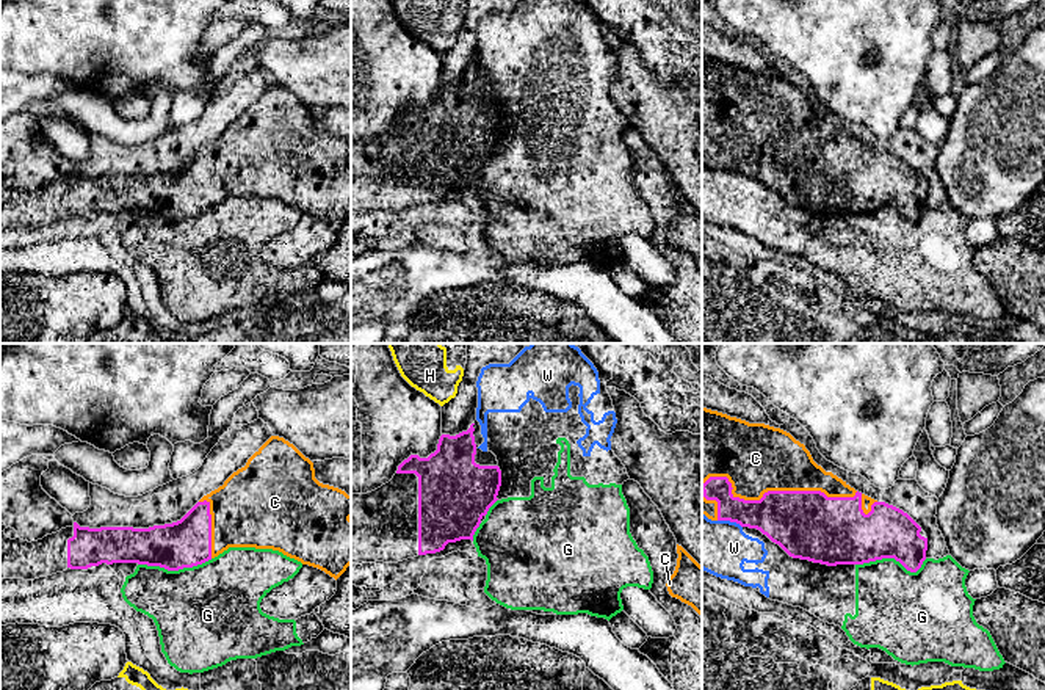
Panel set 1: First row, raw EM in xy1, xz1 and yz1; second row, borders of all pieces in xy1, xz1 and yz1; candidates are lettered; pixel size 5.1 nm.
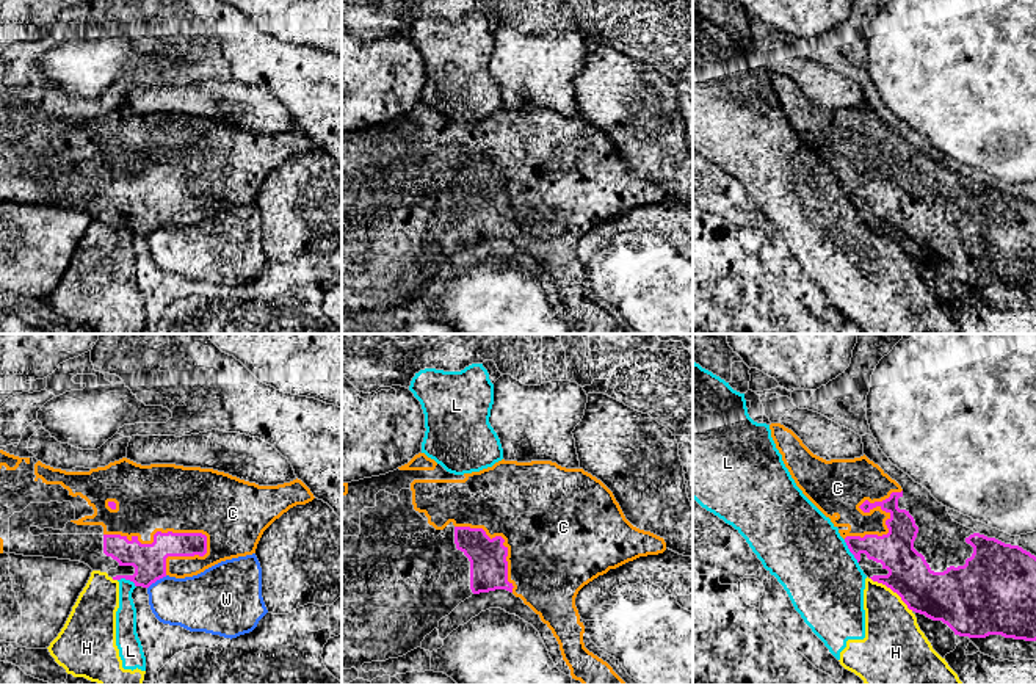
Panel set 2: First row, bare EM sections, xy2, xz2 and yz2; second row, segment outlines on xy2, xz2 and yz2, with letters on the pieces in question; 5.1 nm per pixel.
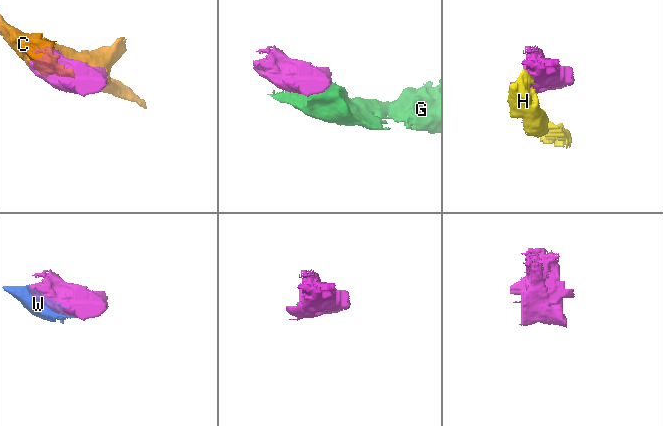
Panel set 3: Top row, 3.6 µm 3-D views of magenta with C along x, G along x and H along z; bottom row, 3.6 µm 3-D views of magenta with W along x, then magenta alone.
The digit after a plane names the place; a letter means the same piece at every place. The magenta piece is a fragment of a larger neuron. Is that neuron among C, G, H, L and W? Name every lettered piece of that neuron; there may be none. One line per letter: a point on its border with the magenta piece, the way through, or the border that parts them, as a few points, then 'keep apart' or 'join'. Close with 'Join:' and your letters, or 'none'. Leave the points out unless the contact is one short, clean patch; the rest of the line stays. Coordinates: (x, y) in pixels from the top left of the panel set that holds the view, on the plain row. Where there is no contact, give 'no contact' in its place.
C: contact xy2 (160, 181); join
G: contact xy1 (174, 218); keep apart
H: contact yz2 (892, 239); border yz2 (870, 226), (889, 235), (912, 259); keep apart
L: contact yz2 (850, 199); border yz2 (844, 188), (858, 212); keep apart
W: contact yz1 (730, 170); keep apart
Join: C

